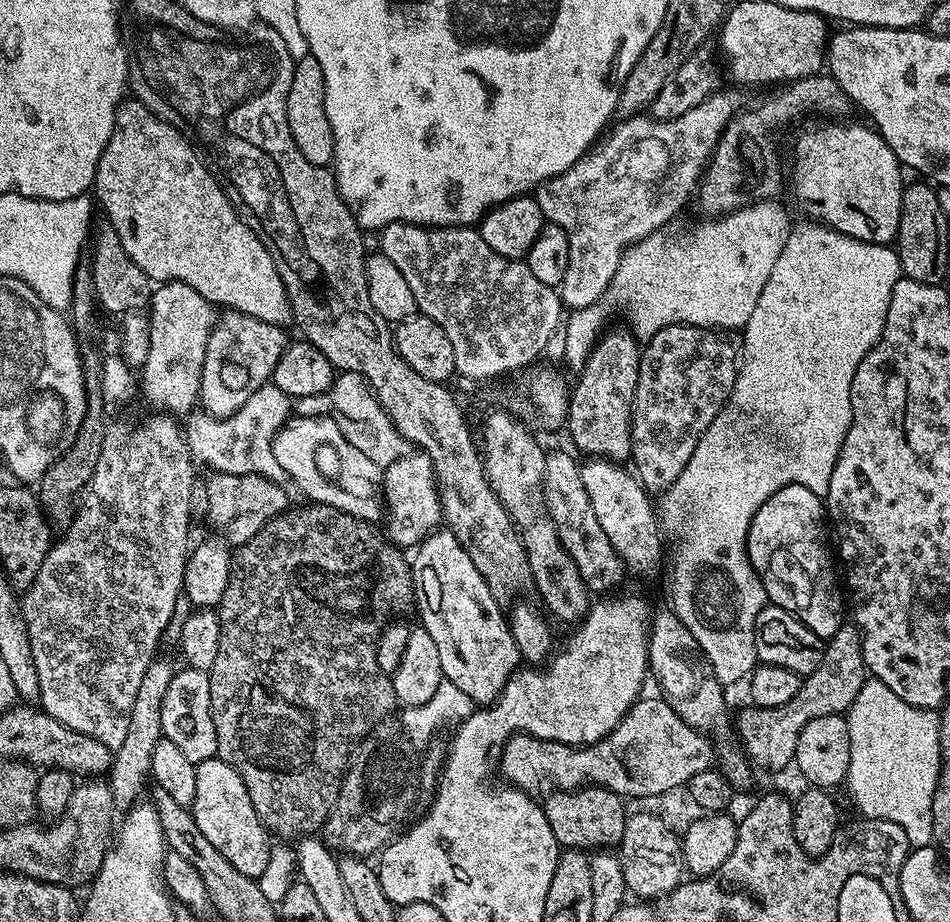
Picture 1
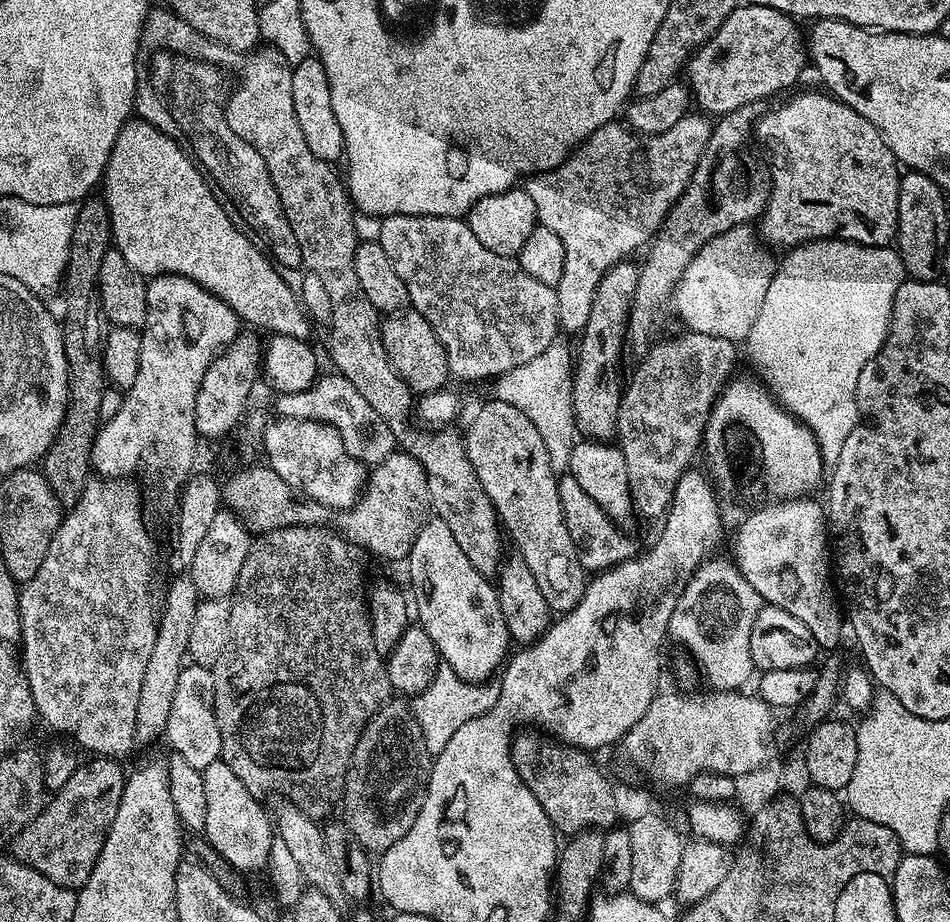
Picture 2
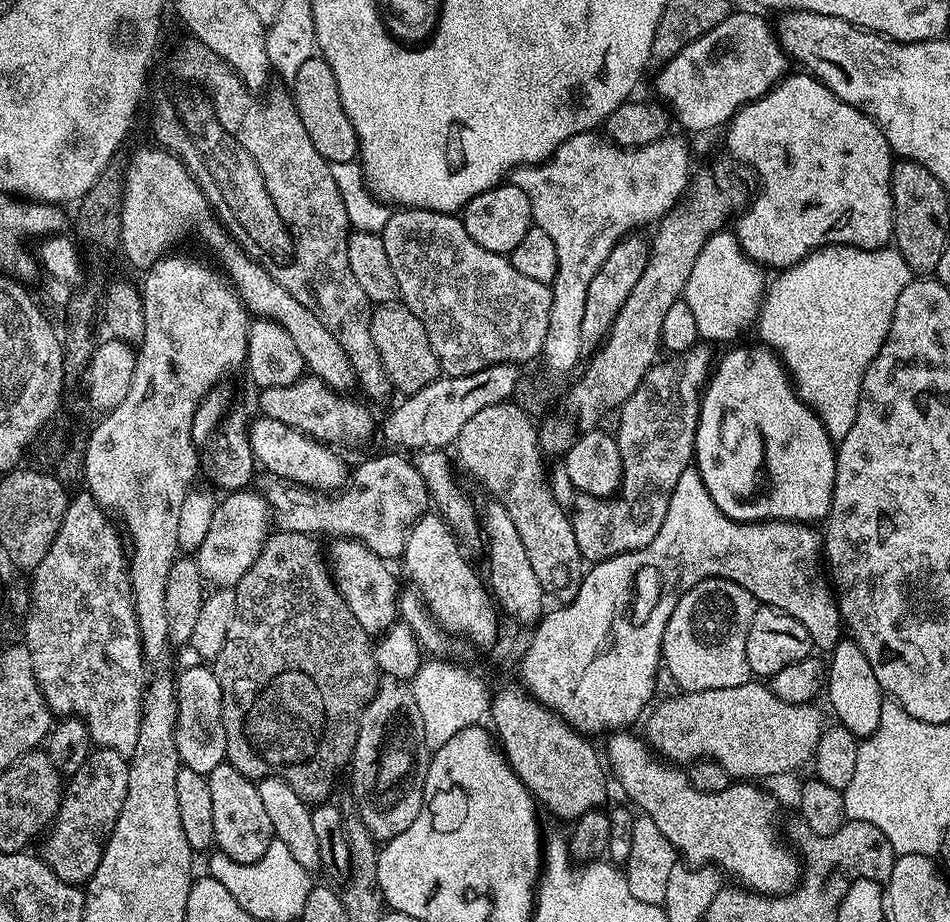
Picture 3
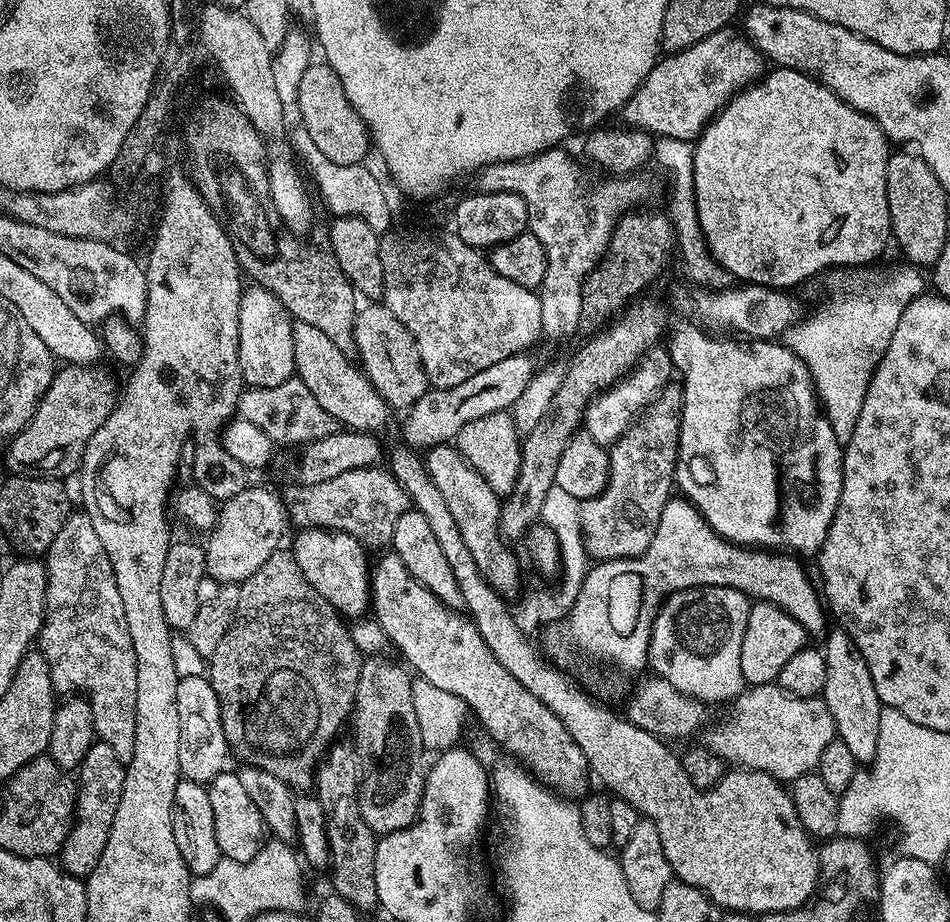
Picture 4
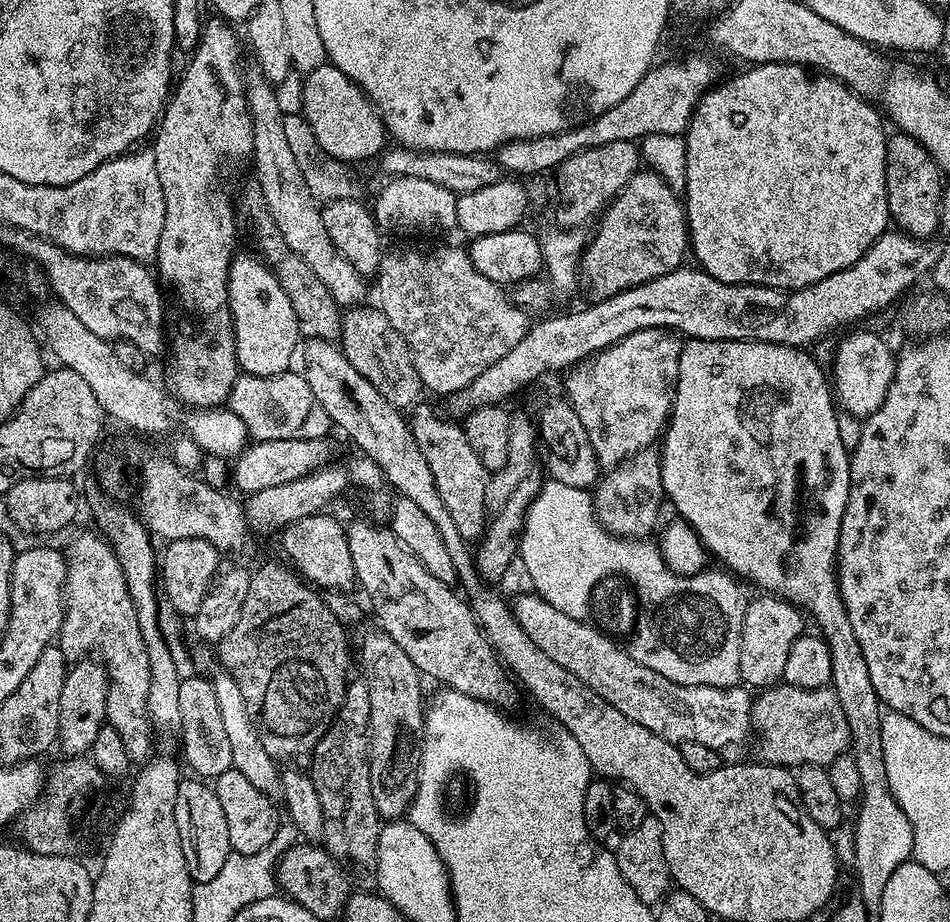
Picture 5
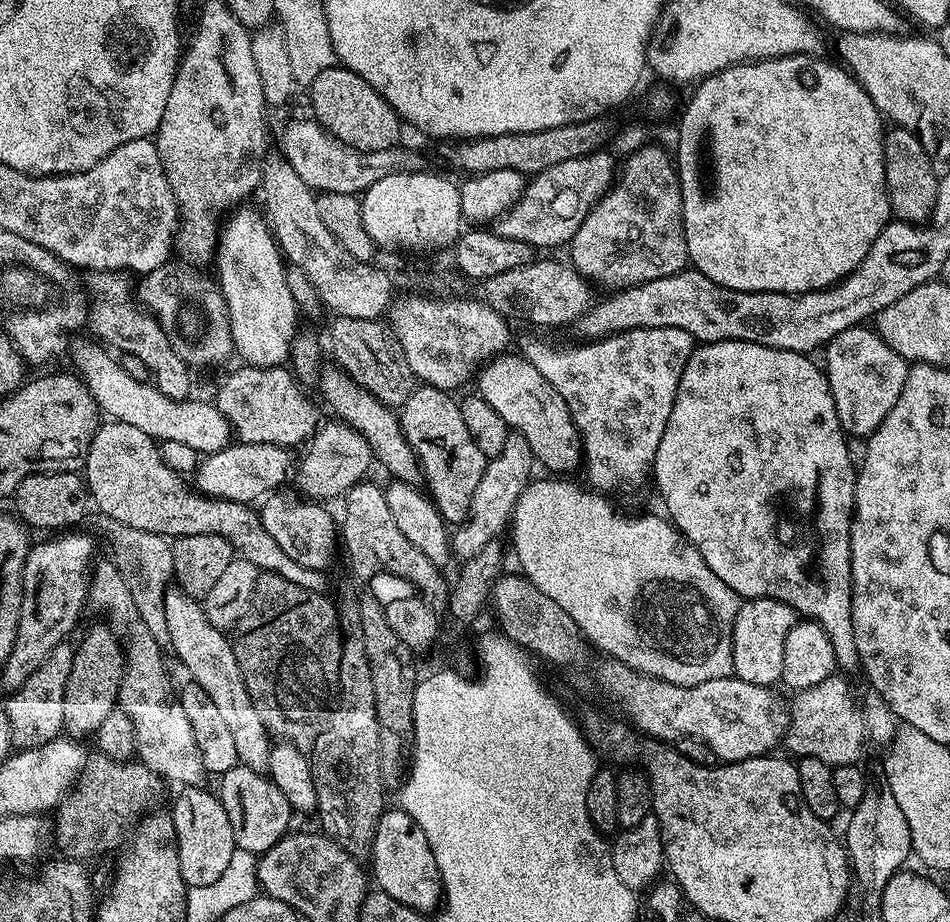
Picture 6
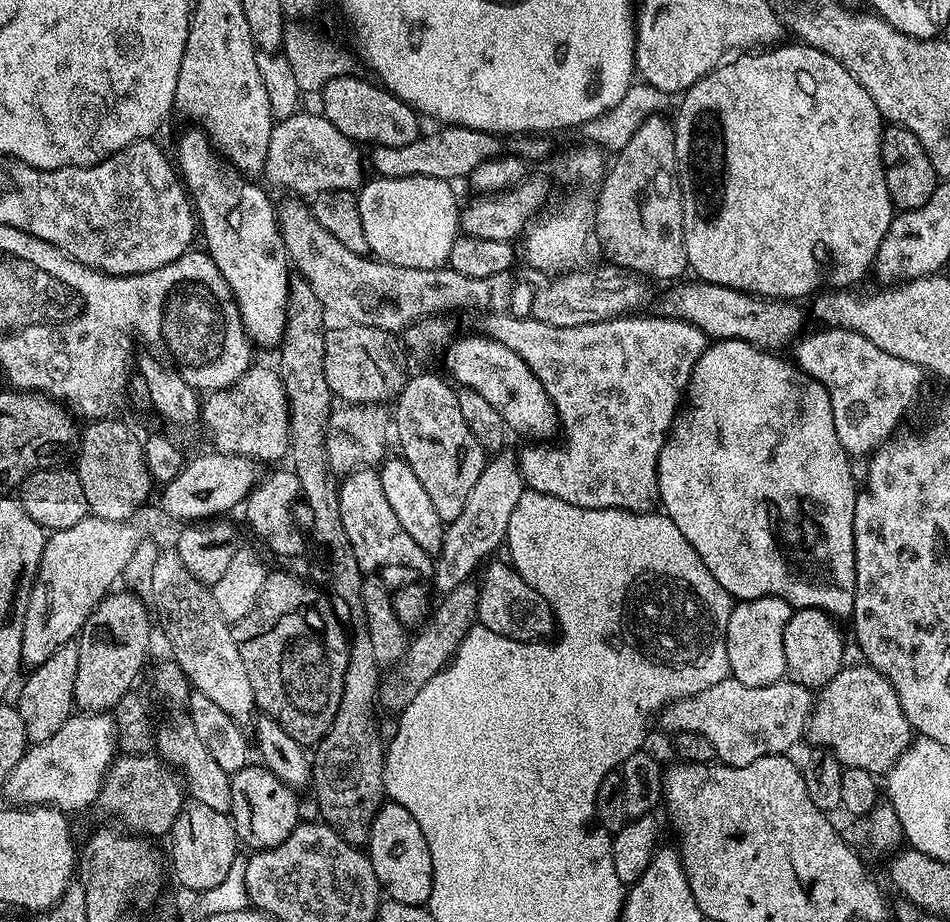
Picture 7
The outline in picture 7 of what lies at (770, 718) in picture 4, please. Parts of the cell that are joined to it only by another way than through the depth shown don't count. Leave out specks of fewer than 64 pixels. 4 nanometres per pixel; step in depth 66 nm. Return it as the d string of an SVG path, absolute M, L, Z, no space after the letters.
M859 663L840 668L838 674L815 693L806 736L812 739L813 745L836 755L844 768L884 774L908 749L914 733L906 714L902 714L902 702L898 702L894 686L868 663Z

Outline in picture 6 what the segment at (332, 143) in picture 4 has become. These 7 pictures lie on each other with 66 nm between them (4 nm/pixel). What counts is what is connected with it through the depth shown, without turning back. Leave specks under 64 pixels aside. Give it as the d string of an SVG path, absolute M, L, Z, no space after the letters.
M343 66L328 68L314 78L310 85L312 91L311 115L330 134L334 134L344 144L357 148L360 152L373 152L395 148L401 143L400 115L392 109L390 102L366 82L358 73Z

